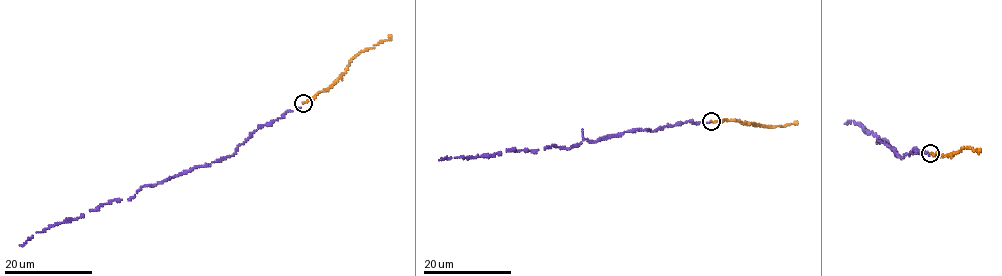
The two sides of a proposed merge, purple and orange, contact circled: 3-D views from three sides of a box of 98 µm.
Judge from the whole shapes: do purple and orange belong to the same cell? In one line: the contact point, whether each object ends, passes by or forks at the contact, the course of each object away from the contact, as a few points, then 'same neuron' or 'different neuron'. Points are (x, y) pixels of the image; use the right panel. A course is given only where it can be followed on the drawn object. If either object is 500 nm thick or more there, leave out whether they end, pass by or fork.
(930, 153) | purple ends | orange ends | purple via (931, 152), (920, 153), (915, 149), (900, 158), (884, 139), (877, 142), (877, 135), (859, 123), (846, 122) | orange via (930, 153), (942, 156), (964, 147), (979, 152), (980, 149) | same neuron

